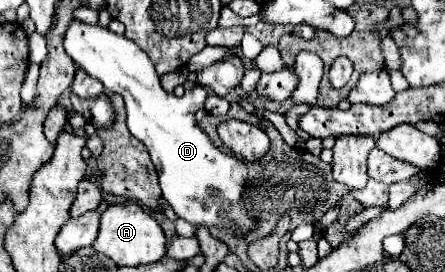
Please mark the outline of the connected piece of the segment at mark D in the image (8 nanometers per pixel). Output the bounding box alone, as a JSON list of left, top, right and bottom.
[66,19,256,233]

